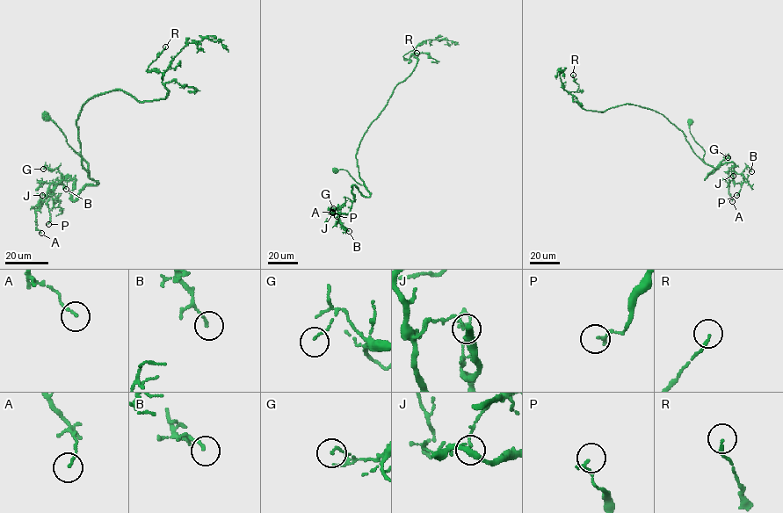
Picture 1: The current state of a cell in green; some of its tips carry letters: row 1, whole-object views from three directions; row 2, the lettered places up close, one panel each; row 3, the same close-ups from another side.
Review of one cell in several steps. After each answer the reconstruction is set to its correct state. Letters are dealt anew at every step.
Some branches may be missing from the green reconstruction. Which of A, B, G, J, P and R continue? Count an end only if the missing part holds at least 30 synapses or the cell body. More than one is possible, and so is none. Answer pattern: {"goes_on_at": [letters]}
{"goes_on_at": []}

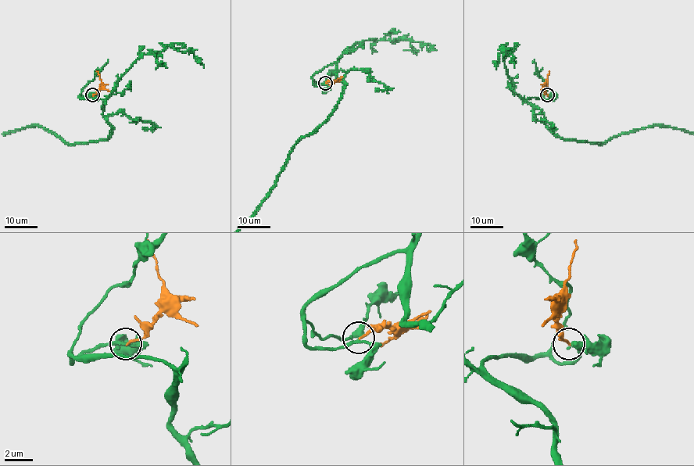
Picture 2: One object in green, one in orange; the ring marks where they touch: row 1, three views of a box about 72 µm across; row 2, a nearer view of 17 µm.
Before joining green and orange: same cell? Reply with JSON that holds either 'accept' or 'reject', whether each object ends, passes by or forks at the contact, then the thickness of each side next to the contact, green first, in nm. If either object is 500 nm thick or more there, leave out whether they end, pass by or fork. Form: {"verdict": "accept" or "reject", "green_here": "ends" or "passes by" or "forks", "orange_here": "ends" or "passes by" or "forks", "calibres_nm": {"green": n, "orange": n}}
{"verdict": "accept", "green_here": "passes by", "orange_here": "ends", "calibres_nm": {"green": 190, "orange": 140}}

